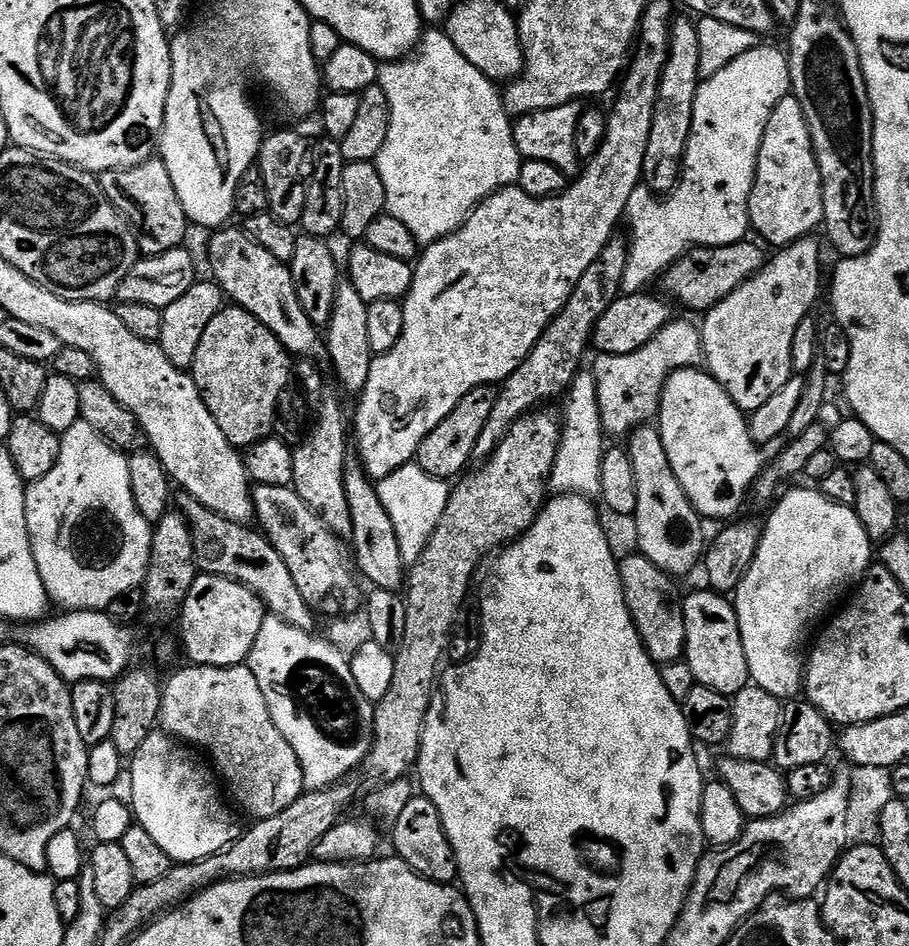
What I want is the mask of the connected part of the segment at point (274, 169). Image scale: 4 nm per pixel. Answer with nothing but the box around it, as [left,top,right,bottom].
[258,132,316,225]

